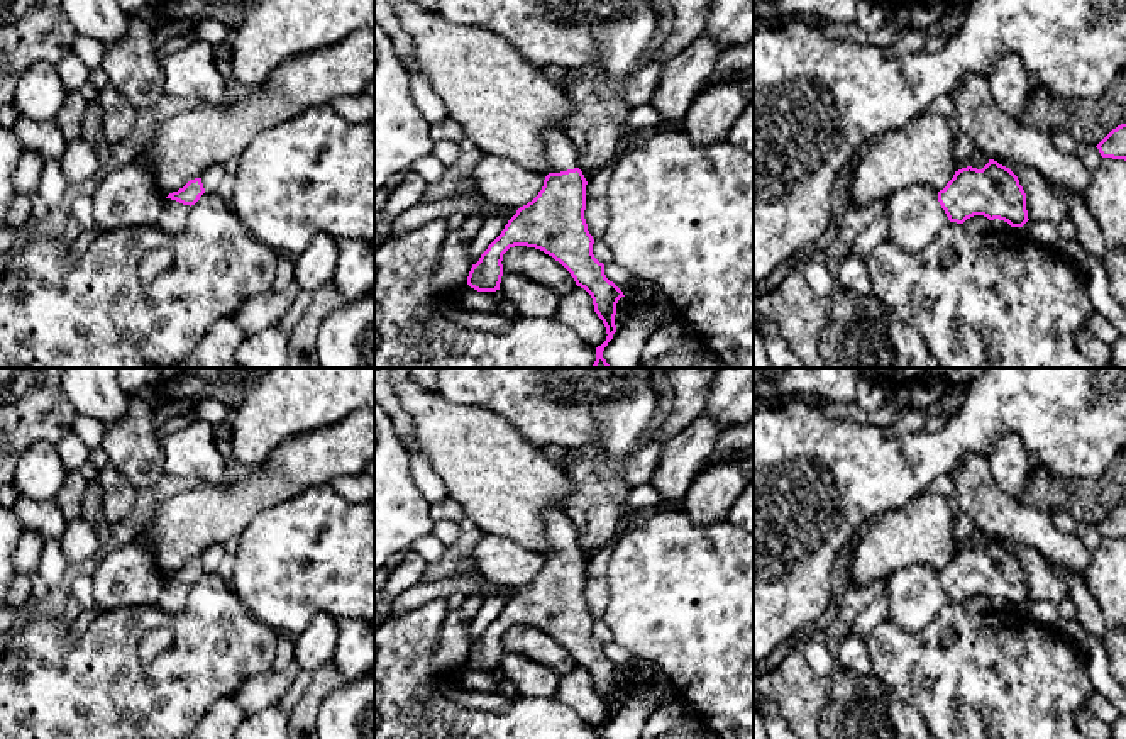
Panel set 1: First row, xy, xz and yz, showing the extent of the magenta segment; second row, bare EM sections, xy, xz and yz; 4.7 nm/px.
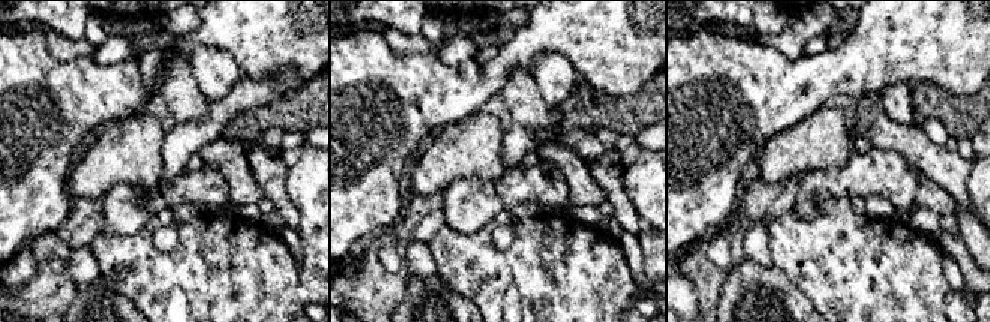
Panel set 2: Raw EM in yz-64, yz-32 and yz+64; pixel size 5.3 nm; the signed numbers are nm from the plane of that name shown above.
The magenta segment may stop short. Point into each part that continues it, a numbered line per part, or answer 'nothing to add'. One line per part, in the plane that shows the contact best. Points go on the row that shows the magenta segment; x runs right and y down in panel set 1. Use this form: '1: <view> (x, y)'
1: yz (915, 214)

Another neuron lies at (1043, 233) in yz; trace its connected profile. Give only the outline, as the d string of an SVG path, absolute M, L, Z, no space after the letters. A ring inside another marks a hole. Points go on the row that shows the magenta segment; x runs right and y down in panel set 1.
M1028 220L1023 229L1033 242L1053 251L1058 249L1062 237L1057 224L1048 220Z

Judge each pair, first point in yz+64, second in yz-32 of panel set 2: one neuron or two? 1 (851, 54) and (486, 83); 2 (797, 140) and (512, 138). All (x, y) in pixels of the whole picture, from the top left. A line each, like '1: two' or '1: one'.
1: one
2: two

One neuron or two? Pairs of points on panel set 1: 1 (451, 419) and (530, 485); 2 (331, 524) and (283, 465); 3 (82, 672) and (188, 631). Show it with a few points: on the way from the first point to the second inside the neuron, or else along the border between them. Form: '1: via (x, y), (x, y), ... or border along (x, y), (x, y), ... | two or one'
1: via (471, 429), (510, 468) | one
2: border along (327, 483), (309, 487), (268, 509) | two
3: via (110, 672), (160, 670), (170, 660) | one

